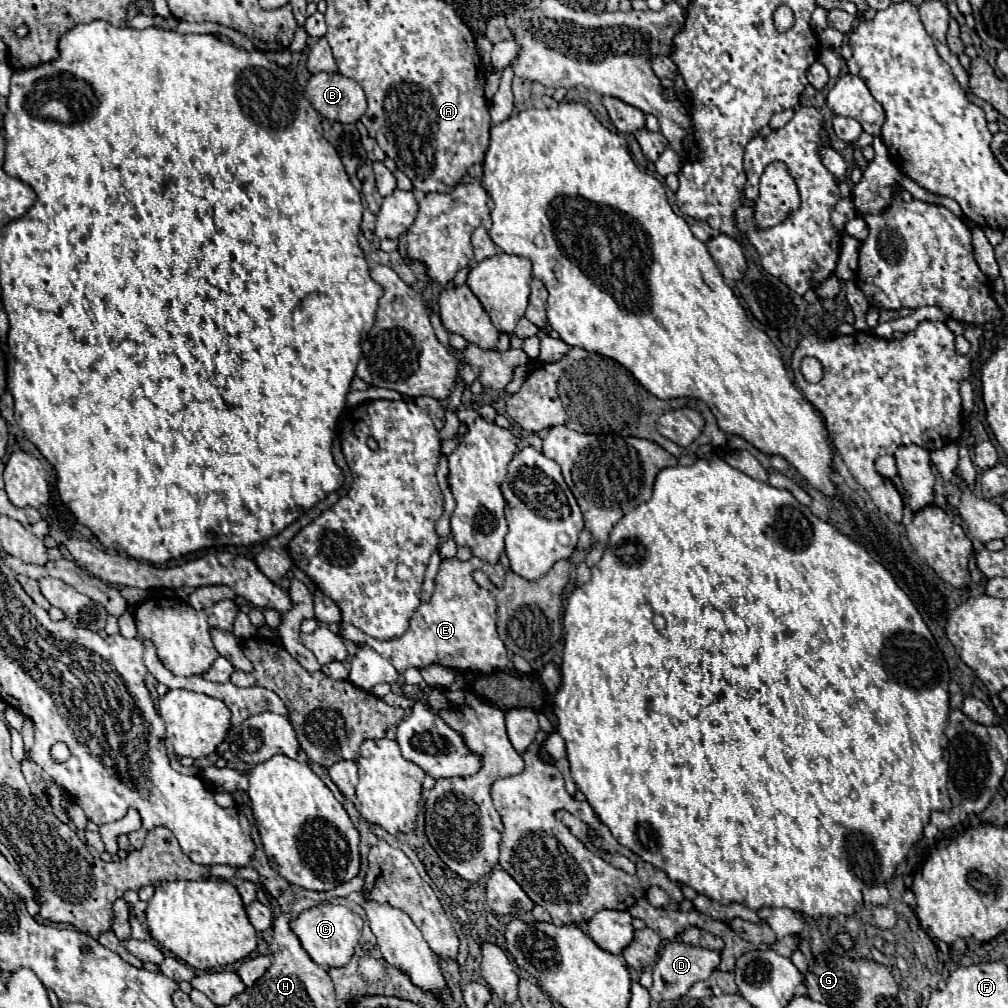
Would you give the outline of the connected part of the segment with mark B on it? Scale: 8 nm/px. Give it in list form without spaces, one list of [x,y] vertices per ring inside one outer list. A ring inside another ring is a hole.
[[[314,73],[306,85],[306,97],[328,121],[356,123],[366,111],[362,87],[340,73]]]

